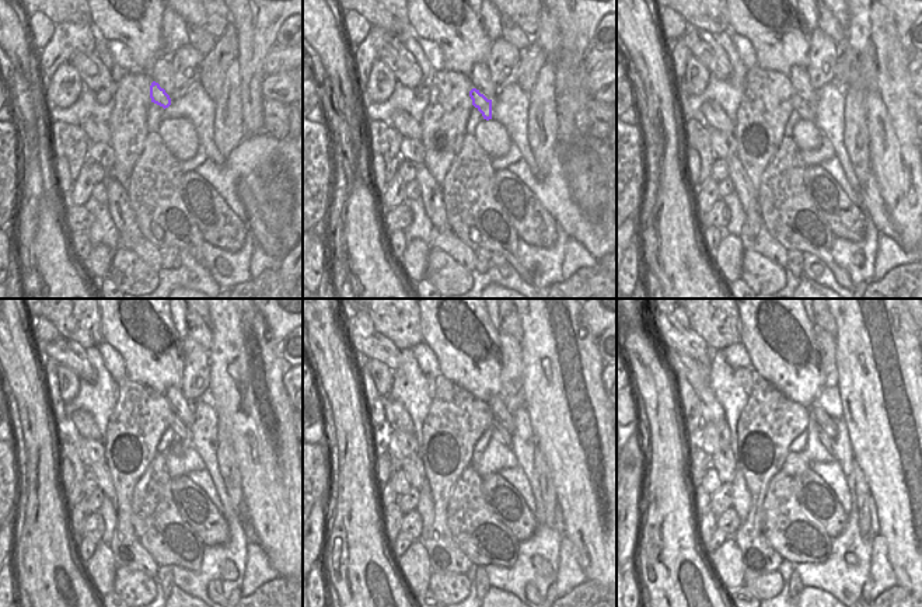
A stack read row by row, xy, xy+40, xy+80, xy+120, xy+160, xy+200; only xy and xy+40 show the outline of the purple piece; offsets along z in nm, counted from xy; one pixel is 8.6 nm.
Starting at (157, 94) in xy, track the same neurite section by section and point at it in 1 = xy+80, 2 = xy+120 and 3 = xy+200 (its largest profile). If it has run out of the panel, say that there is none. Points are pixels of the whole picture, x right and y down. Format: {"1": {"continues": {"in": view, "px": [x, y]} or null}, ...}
{"1": {"continues": {"in": "xy+80", "px": [806, 111]}}, "2": {"continues": {"in": "xy+120", "px": [180, 429]}}, "3": {"continues": {"in": "xy+200", "px": [824, 439]}}}

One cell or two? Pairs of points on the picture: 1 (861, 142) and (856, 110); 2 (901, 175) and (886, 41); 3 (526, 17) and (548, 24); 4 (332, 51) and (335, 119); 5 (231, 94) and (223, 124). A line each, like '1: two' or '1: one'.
1: one
2: one
3: two
4: one
5: one

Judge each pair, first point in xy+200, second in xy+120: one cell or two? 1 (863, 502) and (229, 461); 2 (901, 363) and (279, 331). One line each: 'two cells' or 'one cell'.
1: one cell
2: two cells

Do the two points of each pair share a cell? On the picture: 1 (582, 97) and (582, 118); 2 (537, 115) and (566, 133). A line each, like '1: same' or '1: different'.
1: same
2: different

